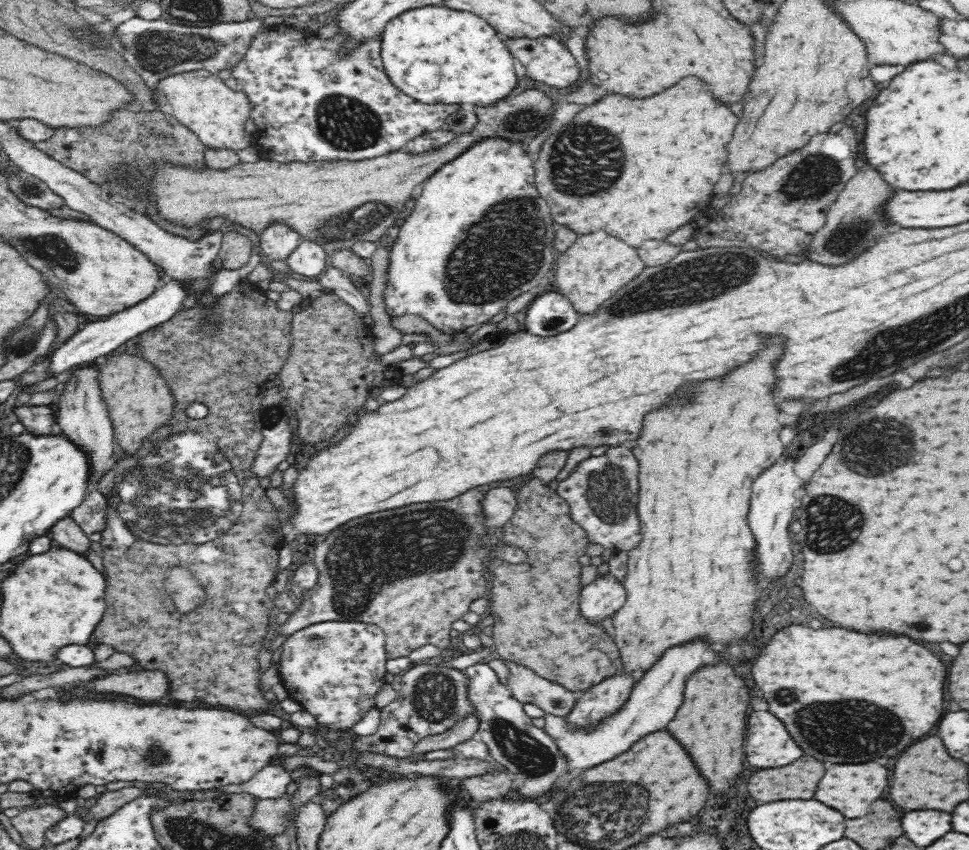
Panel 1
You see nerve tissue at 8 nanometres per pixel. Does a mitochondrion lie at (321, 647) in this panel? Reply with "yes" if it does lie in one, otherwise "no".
yes

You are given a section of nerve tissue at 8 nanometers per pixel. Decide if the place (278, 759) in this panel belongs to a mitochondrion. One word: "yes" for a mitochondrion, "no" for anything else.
no

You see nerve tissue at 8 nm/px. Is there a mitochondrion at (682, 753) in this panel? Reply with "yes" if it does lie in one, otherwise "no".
no

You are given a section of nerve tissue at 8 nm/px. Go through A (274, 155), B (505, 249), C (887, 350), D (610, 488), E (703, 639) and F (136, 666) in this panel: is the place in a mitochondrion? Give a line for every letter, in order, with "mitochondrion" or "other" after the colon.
A: other
B: mitochondrion
C: mitochondrion
D: mitochondrion
E: other
F: other

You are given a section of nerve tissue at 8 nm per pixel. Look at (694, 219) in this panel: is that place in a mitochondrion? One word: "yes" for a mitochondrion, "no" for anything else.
no

